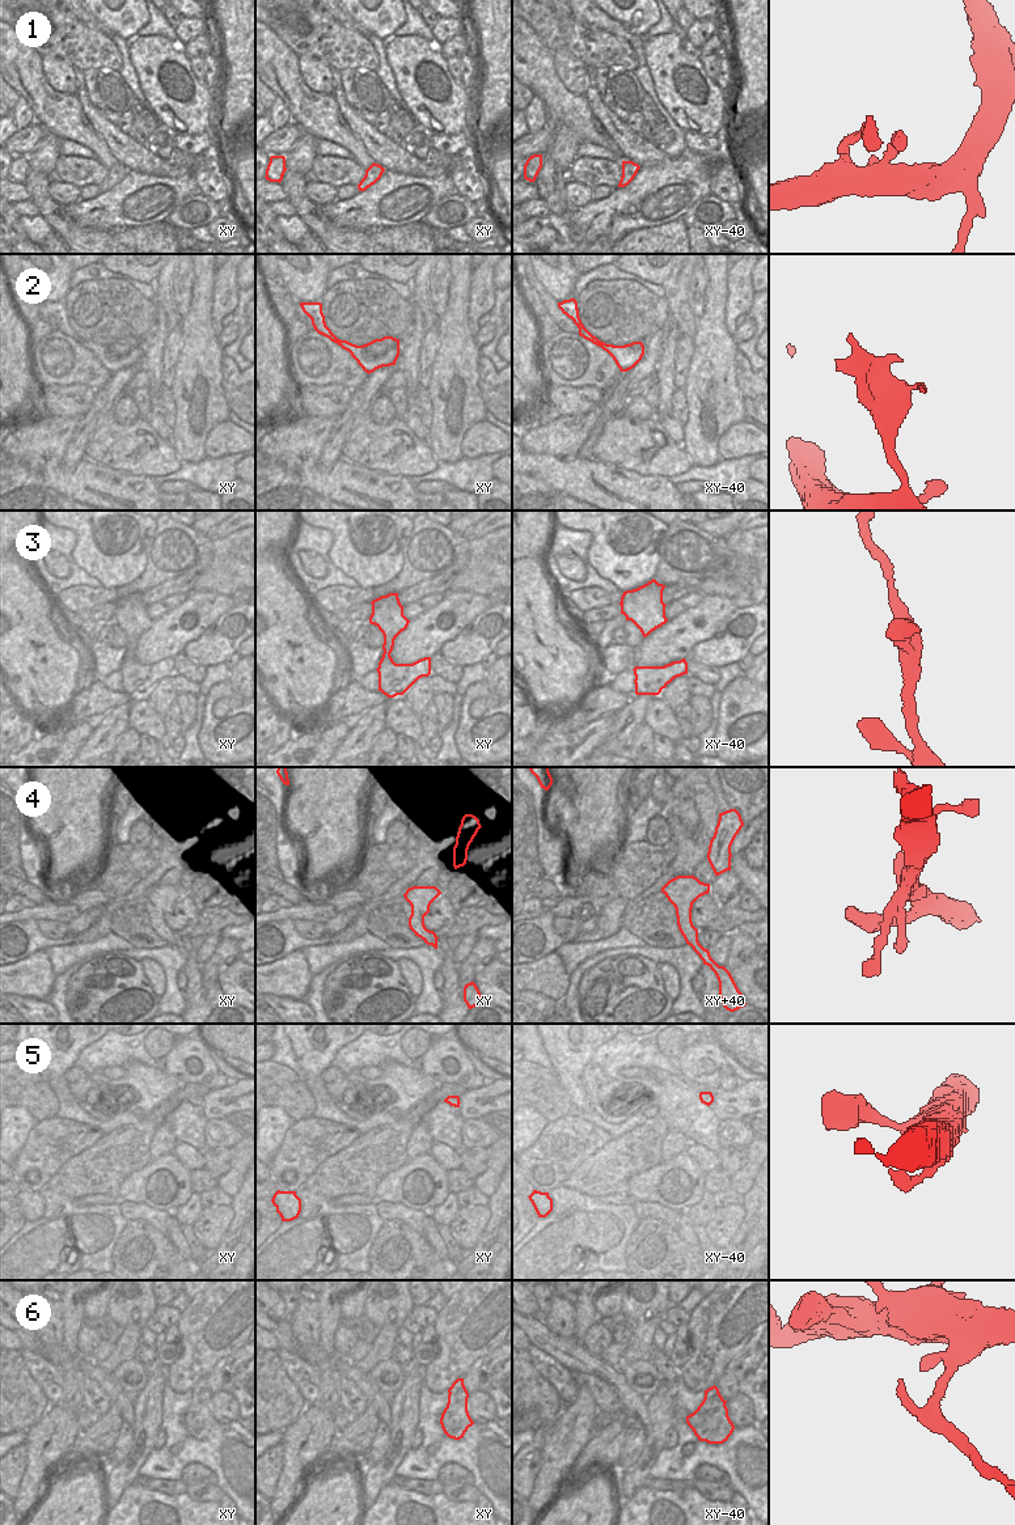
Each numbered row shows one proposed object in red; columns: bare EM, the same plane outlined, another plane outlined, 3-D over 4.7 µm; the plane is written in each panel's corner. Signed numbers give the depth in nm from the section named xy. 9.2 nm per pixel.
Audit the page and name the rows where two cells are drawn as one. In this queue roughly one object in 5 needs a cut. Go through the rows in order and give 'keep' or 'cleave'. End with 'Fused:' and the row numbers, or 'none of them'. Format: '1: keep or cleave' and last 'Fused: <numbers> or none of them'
1: keep
2: keep
3: keep
4: keep
5: keep
6: cleave
Fused: 6

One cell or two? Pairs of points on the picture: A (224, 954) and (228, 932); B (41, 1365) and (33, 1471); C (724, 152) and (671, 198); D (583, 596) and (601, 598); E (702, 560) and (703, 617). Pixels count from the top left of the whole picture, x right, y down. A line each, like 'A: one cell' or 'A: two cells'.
A: two cells
B: two cells
C: one cell
D: one cell
E: two cells

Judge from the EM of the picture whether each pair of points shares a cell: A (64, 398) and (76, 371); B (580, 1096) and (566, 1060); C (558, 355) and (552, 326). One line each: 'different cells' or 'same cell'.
A: different cells
B: same cell
C: different cells

